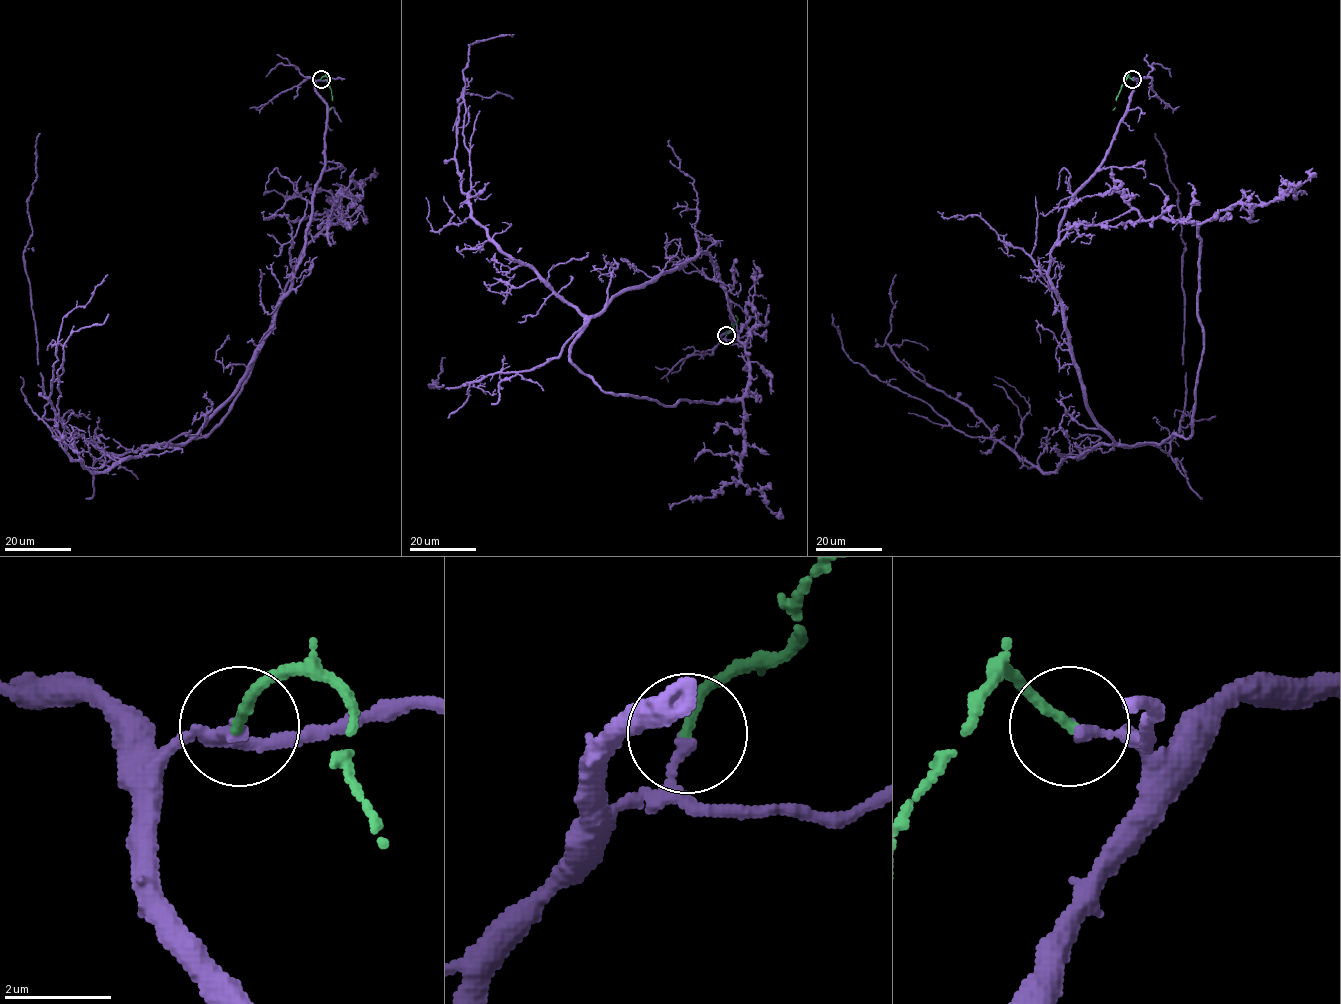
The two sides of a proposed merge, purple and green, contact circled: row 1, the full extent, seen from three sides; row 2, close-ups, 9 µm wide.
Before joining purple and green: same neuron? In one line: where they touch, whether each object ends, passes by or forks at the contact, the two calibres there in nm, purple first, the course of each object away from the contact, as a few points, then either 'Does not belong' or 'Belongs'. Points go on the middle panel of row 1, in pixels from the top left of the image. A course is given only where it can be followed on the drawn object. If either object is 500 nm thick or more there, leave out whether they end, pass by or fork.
Place: (726, 335). At the ring purple passes by. At the ring green ends. Thickness 150 nm (purple) against 200 nm. Course of purple: (725, 334), (730, 300), (700, 251), (618, 293), (569, 360), (606, 392), (664, 405), (740, 398), (754, 260). Course of green: (726, 334), (738, 319), (735, 315). Belongs

